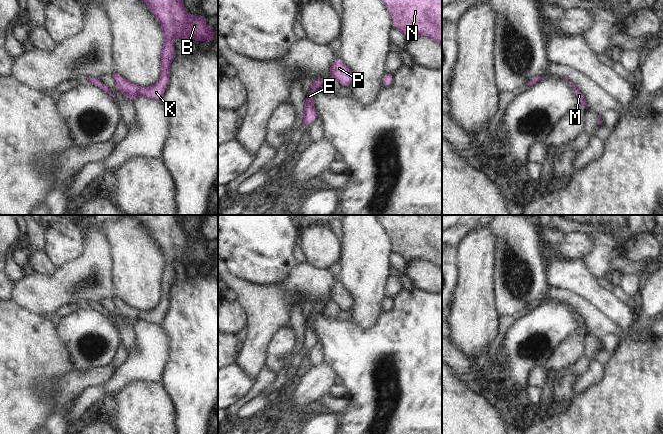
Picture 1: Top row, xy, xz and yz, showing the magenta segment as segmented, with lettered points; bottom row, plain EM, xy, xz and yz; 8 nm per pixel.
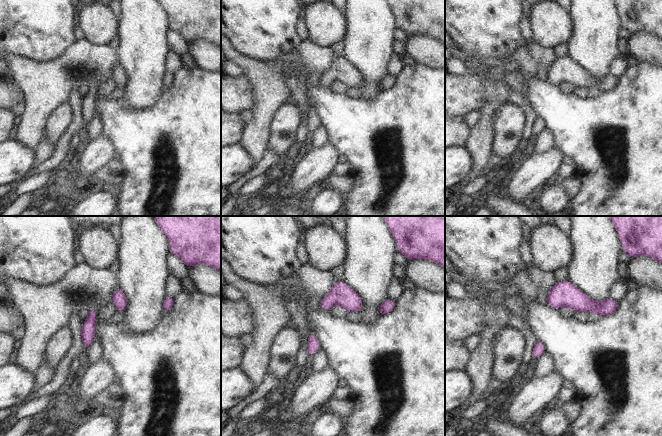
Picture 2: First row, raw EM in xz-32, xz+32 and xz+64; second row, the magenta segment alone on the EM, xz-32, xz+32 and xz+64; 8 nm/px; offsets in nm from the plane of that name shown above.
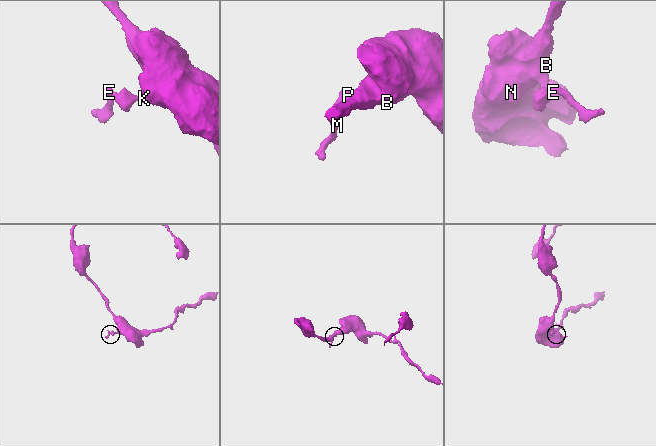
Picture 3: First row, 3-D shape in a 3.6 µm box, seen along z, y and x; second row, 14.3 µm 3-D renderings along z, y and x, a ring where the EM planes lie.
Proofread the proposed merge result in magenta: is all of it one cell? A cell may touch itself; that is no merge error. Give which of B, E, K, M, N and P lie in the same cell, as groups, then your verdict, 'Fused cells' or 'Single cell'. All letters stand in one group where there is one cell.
Groups: B E K M N P. Single cell.

